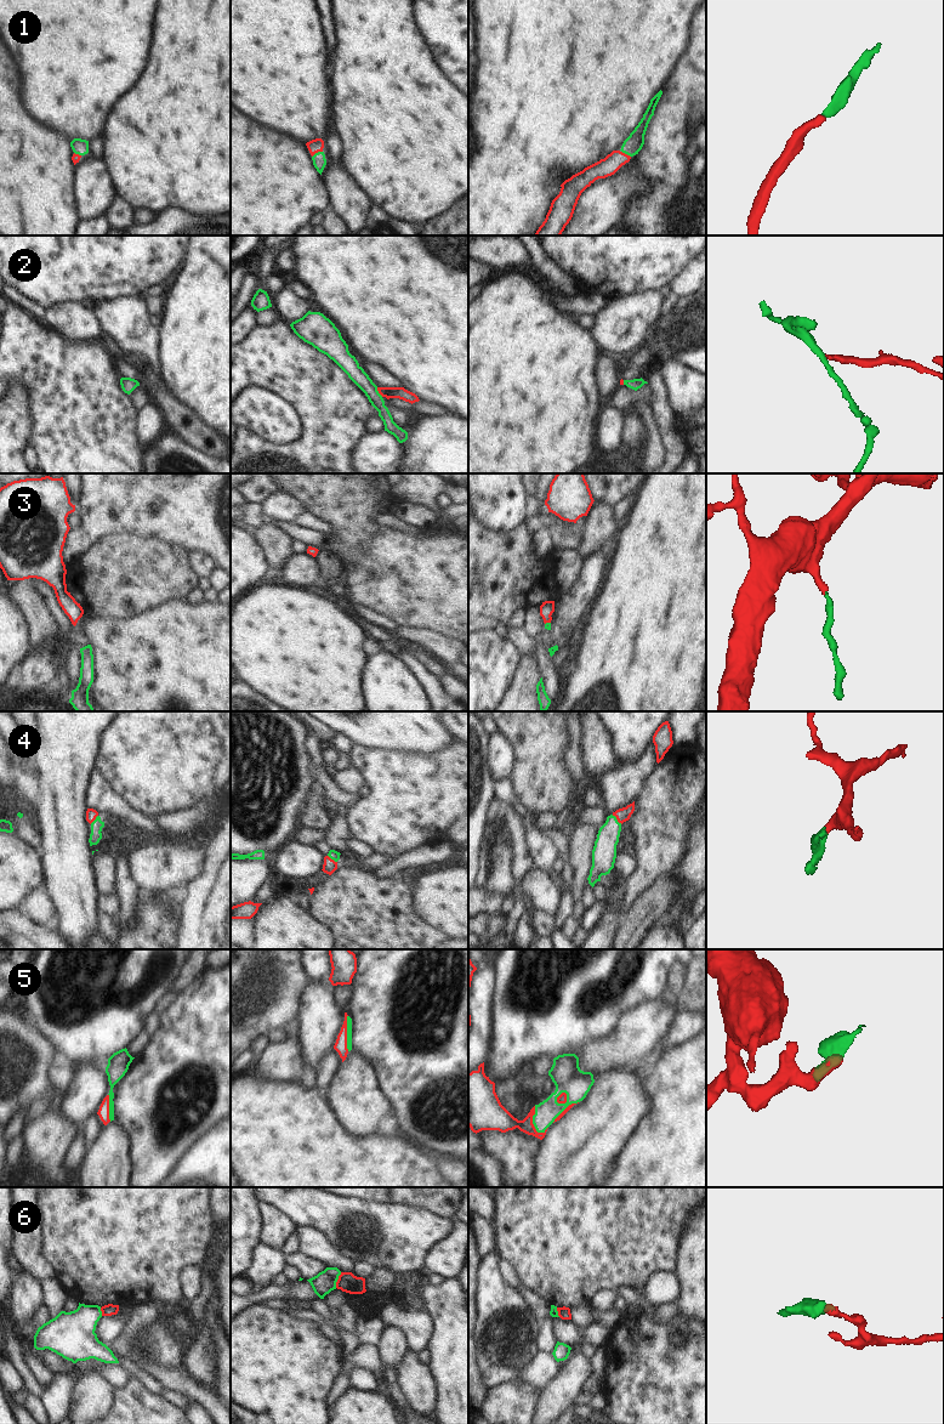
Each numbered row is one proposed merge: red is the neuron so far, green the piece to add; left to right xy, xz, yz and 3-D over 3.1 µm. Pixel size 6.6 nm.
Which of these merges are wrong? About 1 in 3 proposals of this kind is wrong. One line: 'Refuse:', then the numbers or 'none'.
Refuse: 2, 6

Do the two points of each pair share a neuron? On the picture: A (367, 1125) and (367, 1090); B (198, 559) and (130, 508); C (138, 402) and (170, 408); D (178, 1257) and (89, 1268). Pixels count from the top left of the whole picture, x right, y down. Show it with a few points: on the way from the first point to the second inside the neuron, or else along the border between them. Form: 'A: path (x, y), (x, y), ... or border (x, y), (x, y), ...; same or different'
A: path (367, 1117), (367, 1099); same
B: border (188, 550), (203, 550), (215, 562); different
C: border (140, 385), (146, 390), (151, 401); different
D: path (157, 1257), (111, 1257); same

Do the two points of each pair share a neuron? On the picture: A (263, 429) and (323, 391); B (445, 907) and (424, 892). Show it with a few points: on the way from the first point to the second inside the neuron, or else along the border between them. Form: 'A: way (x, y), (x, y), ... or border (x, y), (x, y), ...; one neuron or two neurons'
A: border (272, 391), (294, 408), (301, 424), (299, 437); two neurons
B: way (441, 902), (428, 892); one neuron

